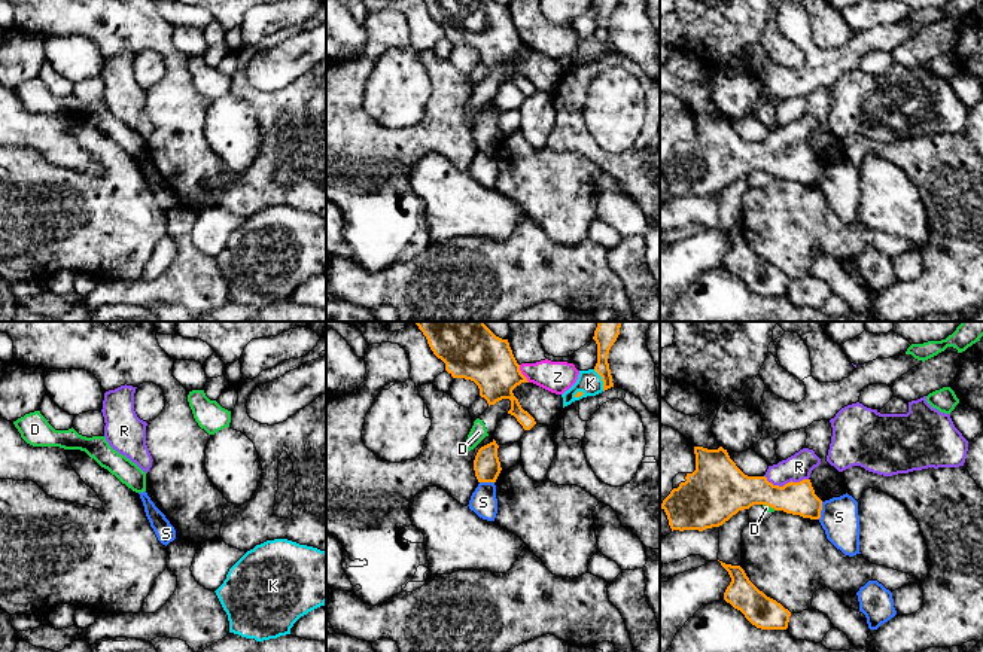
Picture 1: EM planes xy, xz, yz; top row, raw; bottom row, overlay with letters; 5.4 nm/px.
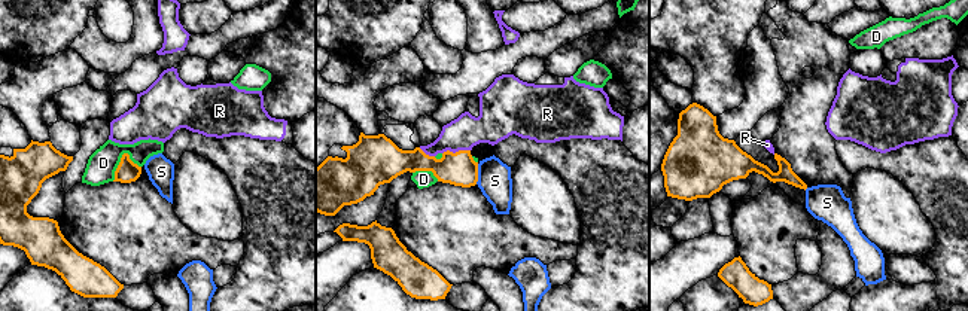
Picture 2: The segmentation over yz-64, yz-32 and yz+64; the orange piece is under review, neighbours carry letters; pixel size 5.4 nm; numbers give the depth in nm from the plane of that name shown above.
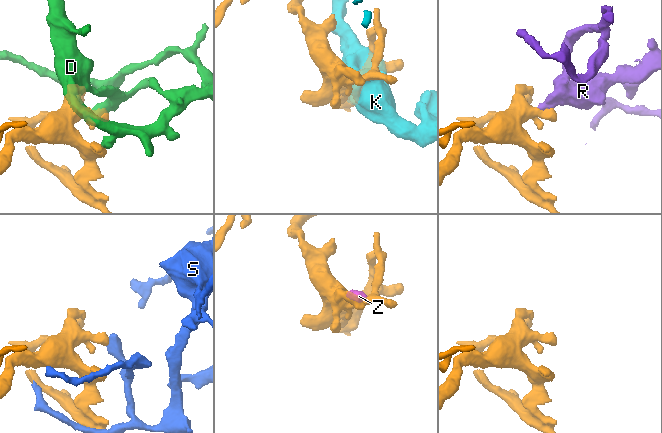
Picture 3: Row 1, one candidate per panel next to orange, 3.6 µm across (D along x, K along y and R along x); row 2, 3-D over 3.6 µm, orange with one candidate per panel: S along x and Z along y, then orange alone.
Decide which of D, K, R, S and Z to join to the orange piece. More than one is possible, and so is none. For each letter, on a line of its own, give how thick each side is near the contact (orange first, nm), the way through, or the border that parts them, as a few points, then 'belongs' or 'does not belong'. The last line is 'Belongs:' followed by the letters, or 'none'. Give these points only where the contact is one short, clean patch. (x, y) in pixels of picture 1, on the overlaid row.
D: 260/30 nm | does not belong
K: 120/130 nm | does not belong
R: 190/140 nm | across yz (740, 491), (773, 490), (785, 484), (799, 466) | belongs
S: 180/200 nm | does not belong
Z: 280/170 nm | along xz (519, 365), (519, 369), (529, 381) | does not belong
Belongs: R

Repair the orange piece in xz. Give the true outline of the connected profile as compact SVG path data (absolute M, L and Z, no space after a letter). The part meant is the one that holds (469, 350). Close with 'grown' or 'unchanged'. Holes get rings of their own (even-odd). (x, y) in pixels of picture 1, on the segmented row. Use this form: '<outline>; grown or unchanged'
M484 322L414 323L453 378L474 381L489 406L509 399L508 414L514 415L524 430L530 430L536 424L512 393L517 386L529 381L521 374L508 339L496 336Z; unchanged

